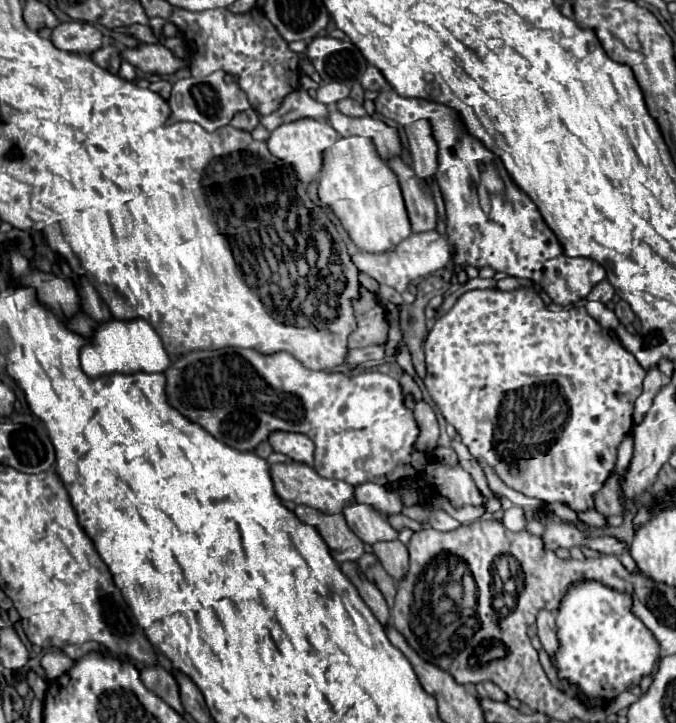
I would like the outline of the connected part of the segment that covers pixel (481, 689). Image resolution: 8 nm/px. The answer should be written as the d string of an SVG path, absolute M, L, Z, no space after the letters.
M479 682L479 684L475 684L473 690L479 698L491 698L491 700L497 700L497 702L507 700L507 694L501 688L497 688L493 682Z

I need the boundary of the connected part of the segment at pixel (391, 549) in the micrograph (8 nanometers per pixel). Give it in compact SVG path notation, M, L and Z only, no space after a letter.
M399 540L373 544L373 554L381 562L383 570L395 582L401 582L407 576L407 572L409 572L409 554L407 554L407 548Z

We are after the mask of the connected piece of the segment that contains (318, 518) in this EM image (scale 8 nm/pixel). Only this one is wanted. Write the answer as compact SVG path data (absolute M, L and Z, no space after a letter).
M297 506L295 514L301 522L317 528L329 550L335 550L331 554L337 562L353 562L365 552L363 542L353 534L341 514L329 516L309 506Z

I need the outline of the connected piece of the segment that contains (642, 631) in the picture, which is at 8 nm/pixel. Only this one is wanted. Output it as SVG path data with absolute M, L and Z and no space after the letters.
M577 580L569 584L555 612L559 648L551 656L553 668L559 680L573 684L581 698L597 706L611 704L621 692L641 684L659 660L657 638L631 610L631 594L597 580Z

